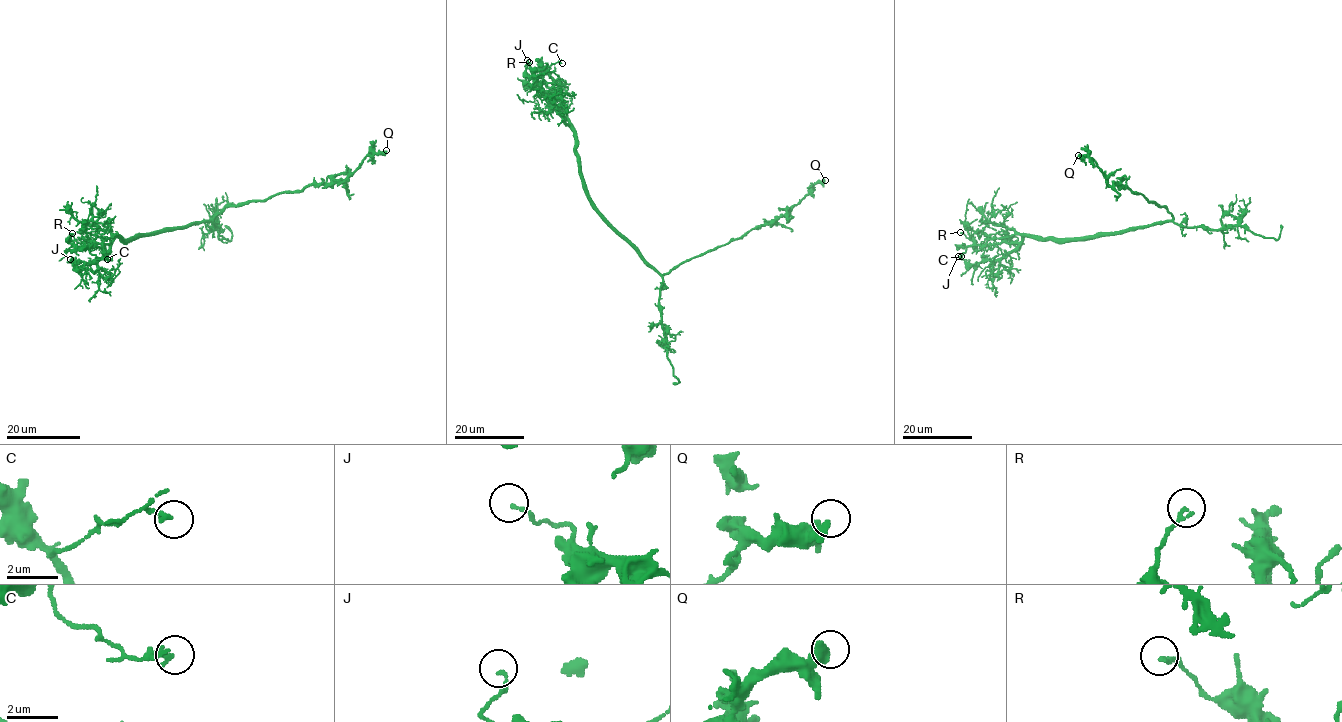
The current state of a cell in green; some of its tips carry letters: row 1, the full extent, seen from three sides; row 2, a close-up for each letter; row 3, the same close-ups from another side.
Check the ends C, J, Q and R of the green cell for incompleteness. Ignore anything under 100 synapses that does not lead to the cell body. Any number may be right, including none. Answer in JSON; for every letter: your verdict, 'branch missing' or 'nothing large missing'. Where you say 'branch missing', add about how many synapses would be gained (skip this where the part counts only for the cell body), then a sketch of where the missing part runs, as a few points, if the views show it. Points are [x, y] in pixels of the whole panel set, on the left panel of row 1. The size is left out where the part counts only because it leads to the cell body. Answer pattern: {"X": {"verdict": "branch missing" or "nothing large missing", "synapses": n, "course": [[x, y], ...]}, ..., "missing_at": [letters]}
{"C": {"verdict": "nothing large missing"}, "J": {"verdict": "nothing large missing"}, "Q": {"verdict": "nothing large missing"}, "R": {"verdict": "nothing large missing"}, "missing_at": []}

